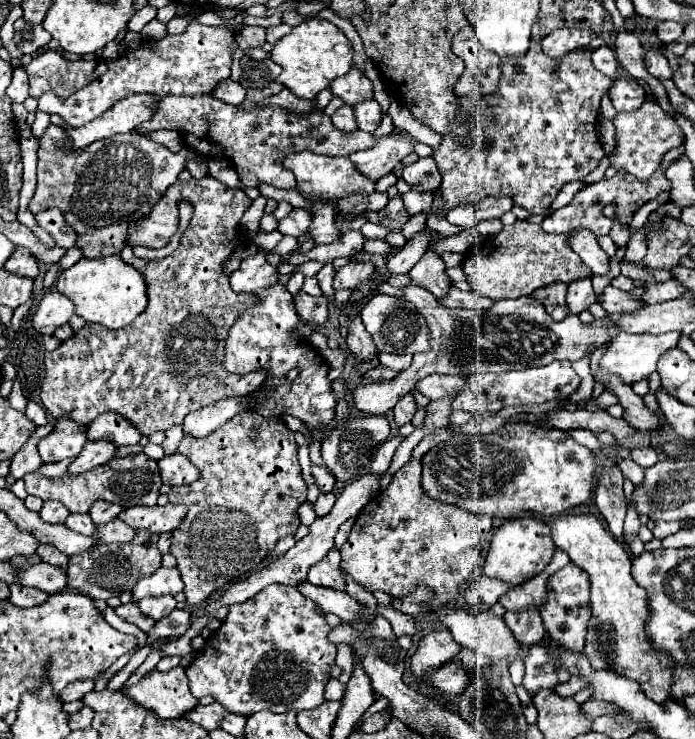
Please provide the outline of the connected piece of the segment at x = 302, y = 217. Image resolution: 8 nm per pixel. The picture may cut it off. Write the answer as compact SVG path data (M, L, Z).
M293 209L285 219L277 223L277 231L281 235L291 235L297 239L303 239L309 229L309 215L305 209Z

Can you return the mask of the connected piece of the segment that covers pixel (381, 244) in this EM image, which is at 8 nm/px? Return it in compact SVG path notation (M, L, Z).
M375 239L375 241L365 241L363 249L365 249L365 251L369 251L369 253L387 255L387 251L391 249L391 245L387 245L387 243L385 243L385 241L381 241L381 239Z

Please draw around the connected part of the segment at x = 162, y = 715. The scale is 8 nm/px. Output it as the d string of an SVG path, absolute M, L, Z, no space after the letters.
M181 667L167 673L149 671L139 683L127 689L127 695L135 697L143 707L153 709L159 719L179 719L197 705L197 699L189 691L185 669Z

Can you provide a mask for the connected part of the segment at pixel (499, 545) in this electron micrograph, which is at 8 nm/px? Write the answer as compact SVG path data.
M537 517L509 519L495 531L491 539L491 547L489 547L485 565L483 565L483 573L487 577L501 579L509 585L519 585L539 575L539 571L543 571L549 565L553 551L555 551L555 543L551 539L551 529L549 525L545 525L545 521Z

